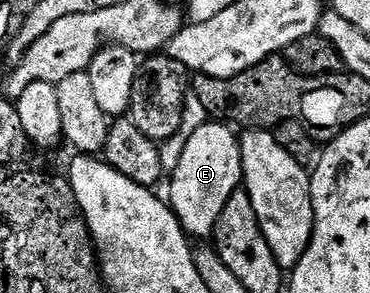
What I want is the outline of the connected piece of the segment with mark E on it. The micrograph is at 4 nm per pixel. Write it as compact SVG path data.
M208 121L203 123L185 145L185 151L181 155L174 172L169 175L171 181L171 199L169 206L179 219L180 225L188 236L207 235L210 236L215 230L215 222L221 217L221 209L229 201L229 197L234 191L240 190L243 181L243 162L239 152L240 136L234 135L227 123L223 121Z

